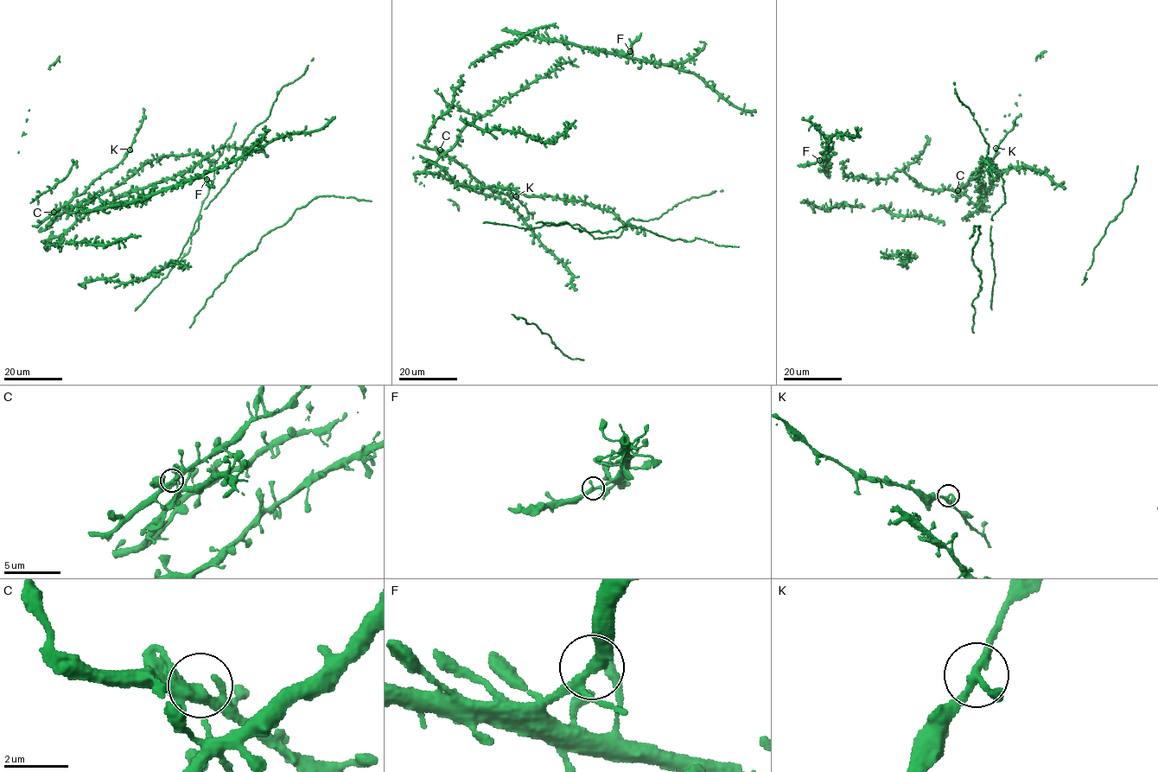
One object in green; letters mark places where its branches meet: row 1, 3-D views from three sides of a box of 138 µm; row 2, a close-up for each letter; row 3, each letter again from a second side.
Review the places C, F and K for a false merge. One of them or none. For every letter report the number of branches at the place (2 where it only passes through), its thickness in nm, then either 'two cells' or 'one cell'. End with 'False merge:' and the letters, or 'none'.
C: 3 | 360 nm | one cell
F: 3 | 280 nm | two cells
K: 3 | 240 nm | one cell
False merge: F

